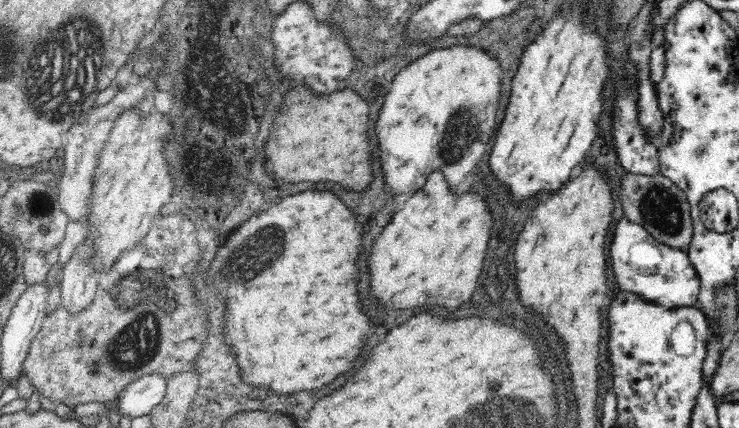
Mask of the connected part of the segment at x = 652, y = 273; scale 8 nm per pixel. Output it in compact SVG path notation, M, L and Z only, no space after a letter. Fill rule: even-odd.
M625 217L616 225L609 256L613 260L611 268L614 283L618 280L620 290L668 310L698 308L701 279L687 251L660 242L642 225Z

